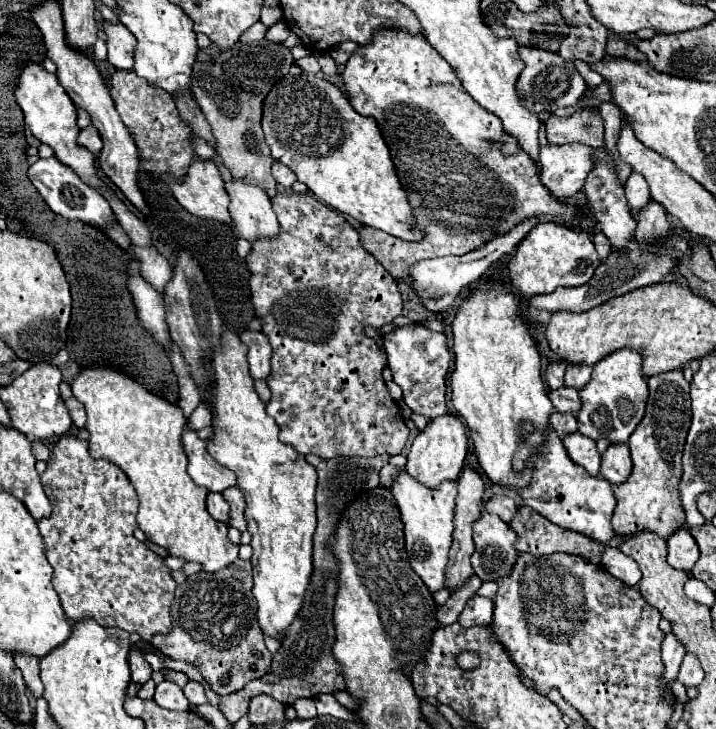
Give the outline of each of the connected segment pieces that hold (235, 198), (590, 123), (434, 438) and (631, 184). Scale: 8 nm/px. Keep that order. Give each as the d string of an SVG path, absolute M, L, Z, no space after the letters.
M236 177L224 181L224 189L230 195L230 215L234 225L244 239L256 241L260 237L272 237L280 229L264 189Z
M598 107L582 109L568 117L552 115L546 121L548 143L582 143L594 149L604 147L604 121Z
M446 413L446 415L430 419L426 429L416 435L416 439L414 439L414 443L408 451L408 463L406 463L404 469L412 477L420 479L424 485L436 487L442 481L454 481L460 475L460 471L464 467L466 453L468 453L466 429L464 429L462 421L456 415Z
M630 173L628 181L624 185L624 191L626 191L626 199L634 213L638 209L642 209L644 205L648 205L650 189L648 189L648 183L644 181L644 177L640 177L640 173Z

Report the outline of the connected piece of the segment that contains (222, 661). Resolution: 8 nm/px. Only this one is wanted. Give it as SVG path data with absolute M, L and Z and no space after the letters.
M234 561L238 567L224 567L214 573L196 573L190 575L182 585L176 587L176 597L170 607L172 617L172 633L156 635L150 643L166 657L176 661L192 663L210 689L218 695L228 695L242 689L248 681L260 679L268 665L272 663L272 653L264 645L264 635L256 619L256 599L252 595L252 563L250 561Z

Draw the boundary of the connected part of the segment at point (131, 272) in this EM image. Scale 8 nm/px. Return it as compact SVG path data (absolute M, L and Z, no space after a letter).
M138 261L130 263L128 269L128 287L138 307L138 317L142 325L152 333L152 337L164 347L170 349L170 331L166 325L166 301L156 289L152 289L138 273Z

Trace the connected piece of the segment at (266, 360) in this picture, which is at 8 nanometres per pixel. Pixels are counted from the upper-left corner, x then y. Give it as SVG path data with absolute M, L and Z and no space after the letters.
M244 331L240 335L240 339L248 347L248 365L250 365L252 379L266 381L270 375L270 357L272 357L272 349L270 349L268 339L264 337L262 331L258 331L258 333Z

